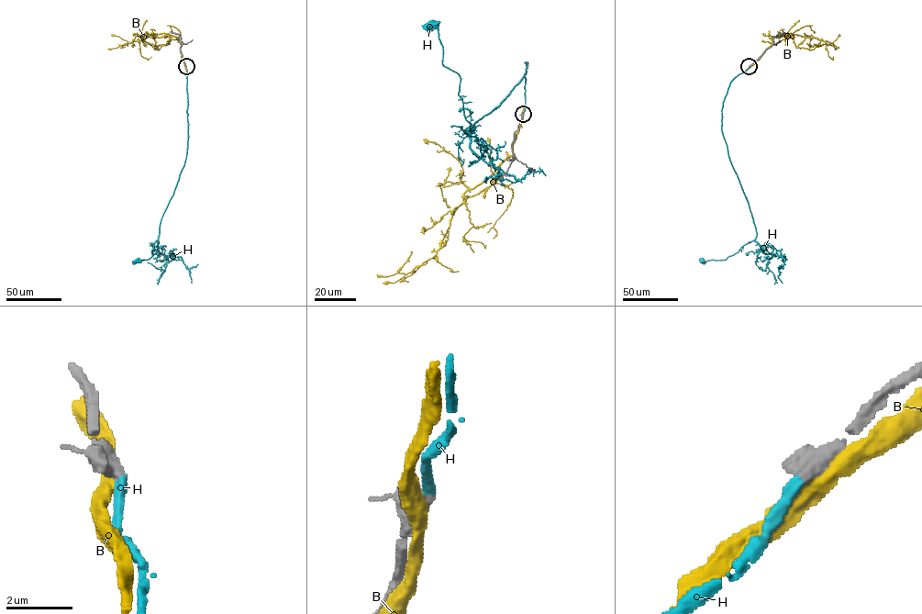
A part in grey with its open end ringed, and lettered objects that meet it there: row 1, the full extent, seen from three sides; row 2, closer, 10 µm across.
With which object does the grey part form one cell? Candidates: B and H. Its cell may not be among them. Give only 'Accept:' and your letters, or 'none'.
Accept: H

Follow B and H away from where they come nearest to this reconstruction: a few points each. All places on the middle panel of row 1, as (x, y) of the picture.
B: (522, 116), (515, 134), (514, 155), (503, 161), (489, 186), (459, 206), (437, 253), (405, 274), (376, 274)
H: (523, 115), (527, 62), (520, 81), (472, 128), (458, 94), (460, 76), (442, 63), (438, 26), (433, 25)

